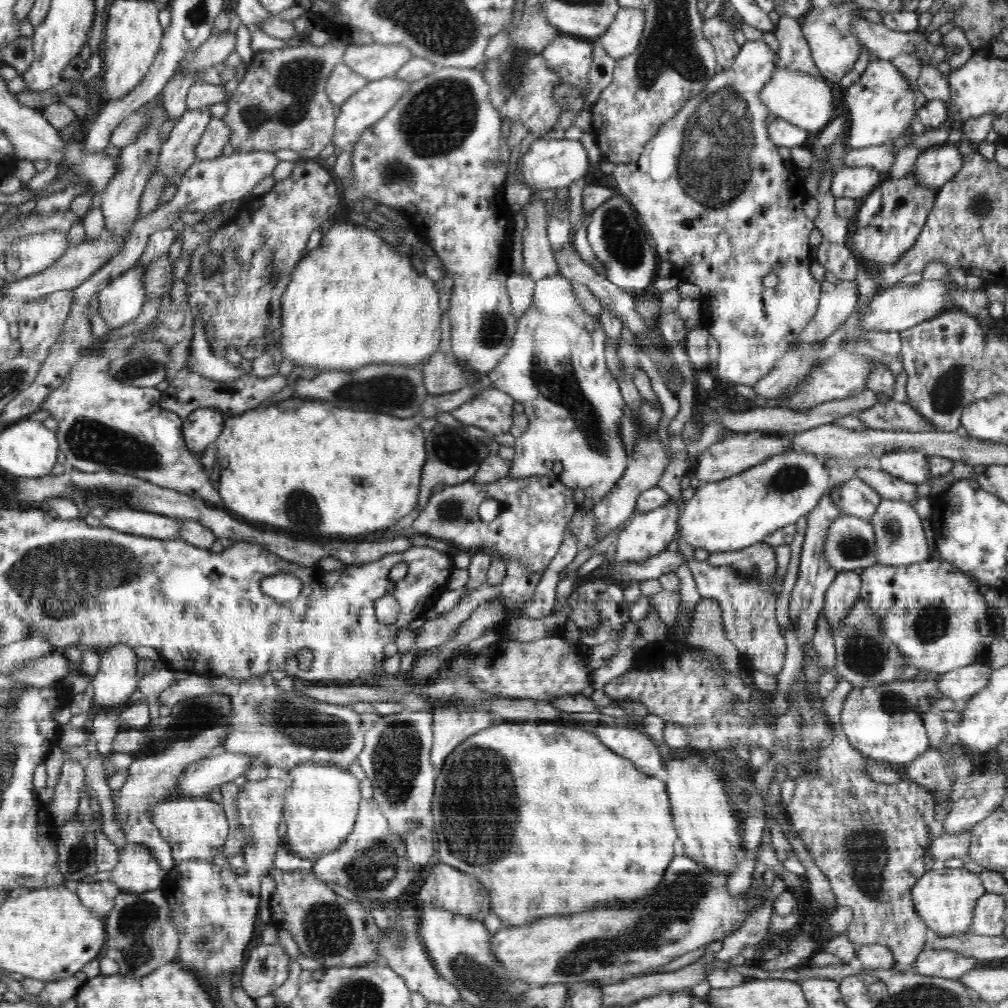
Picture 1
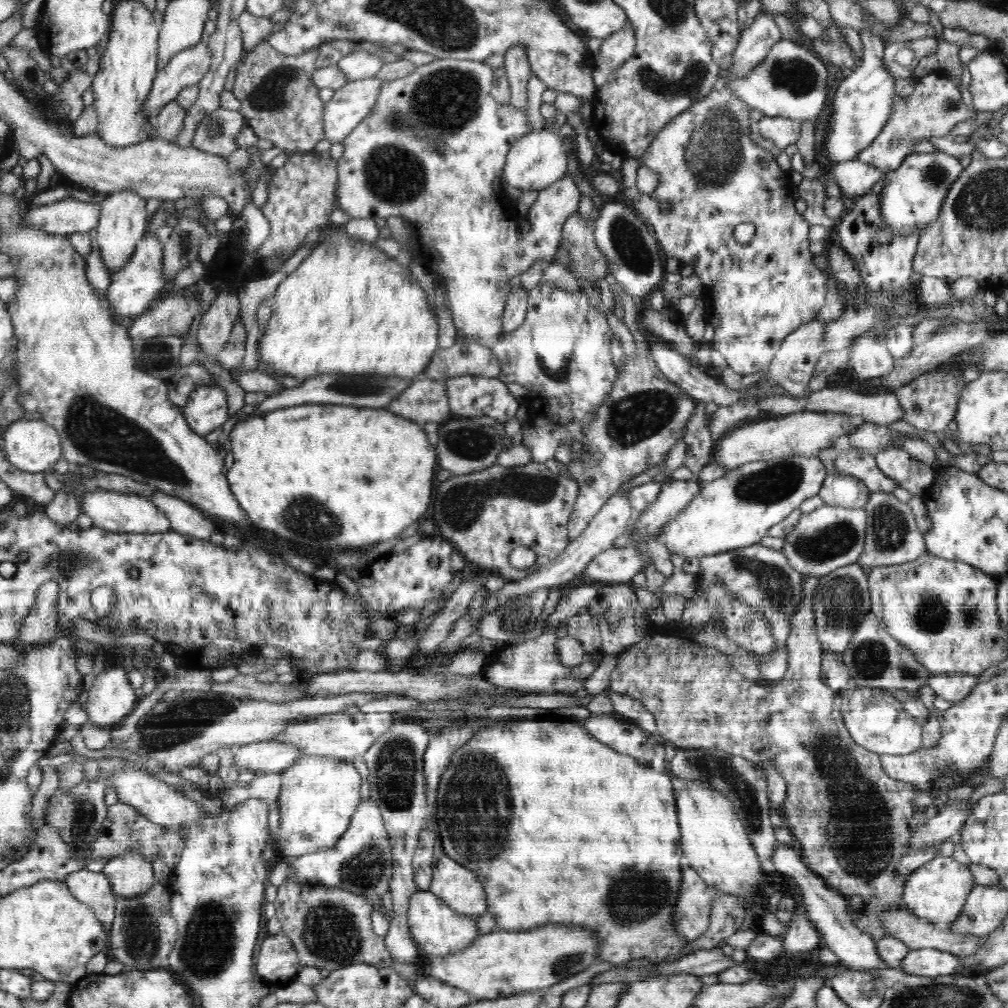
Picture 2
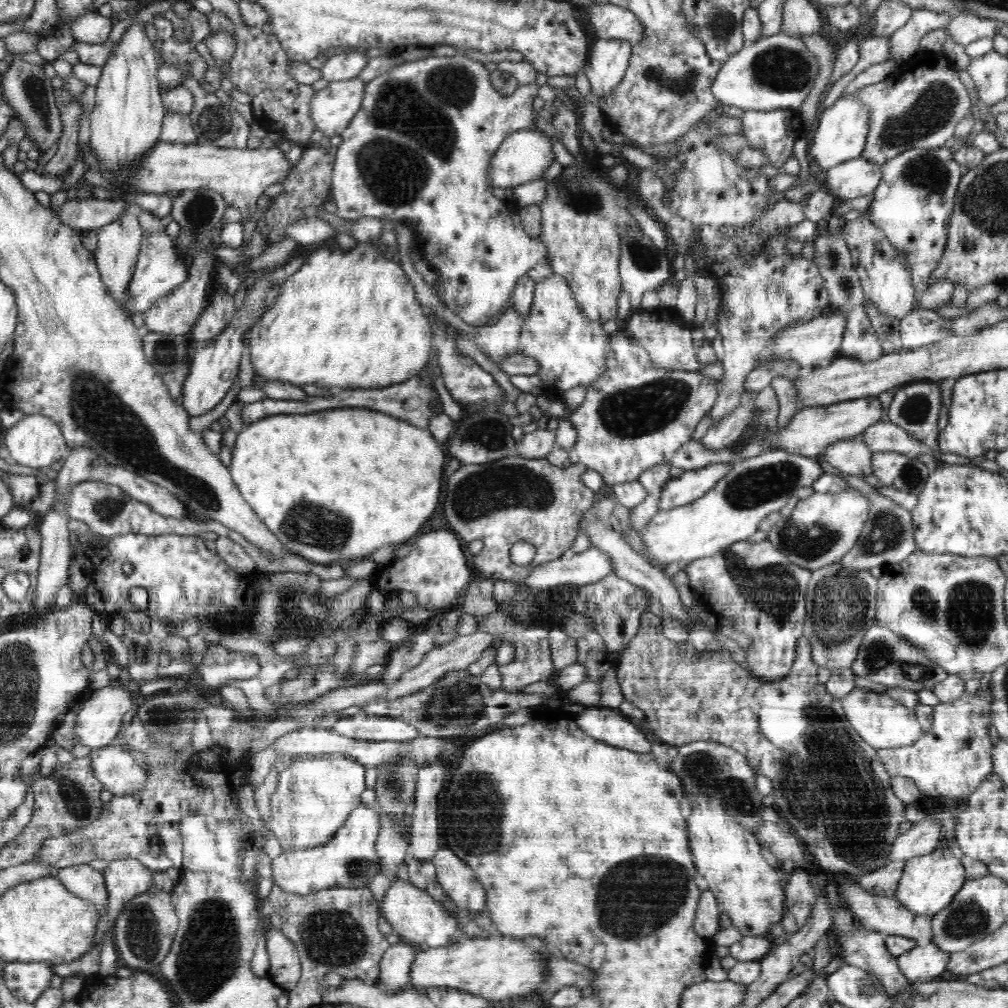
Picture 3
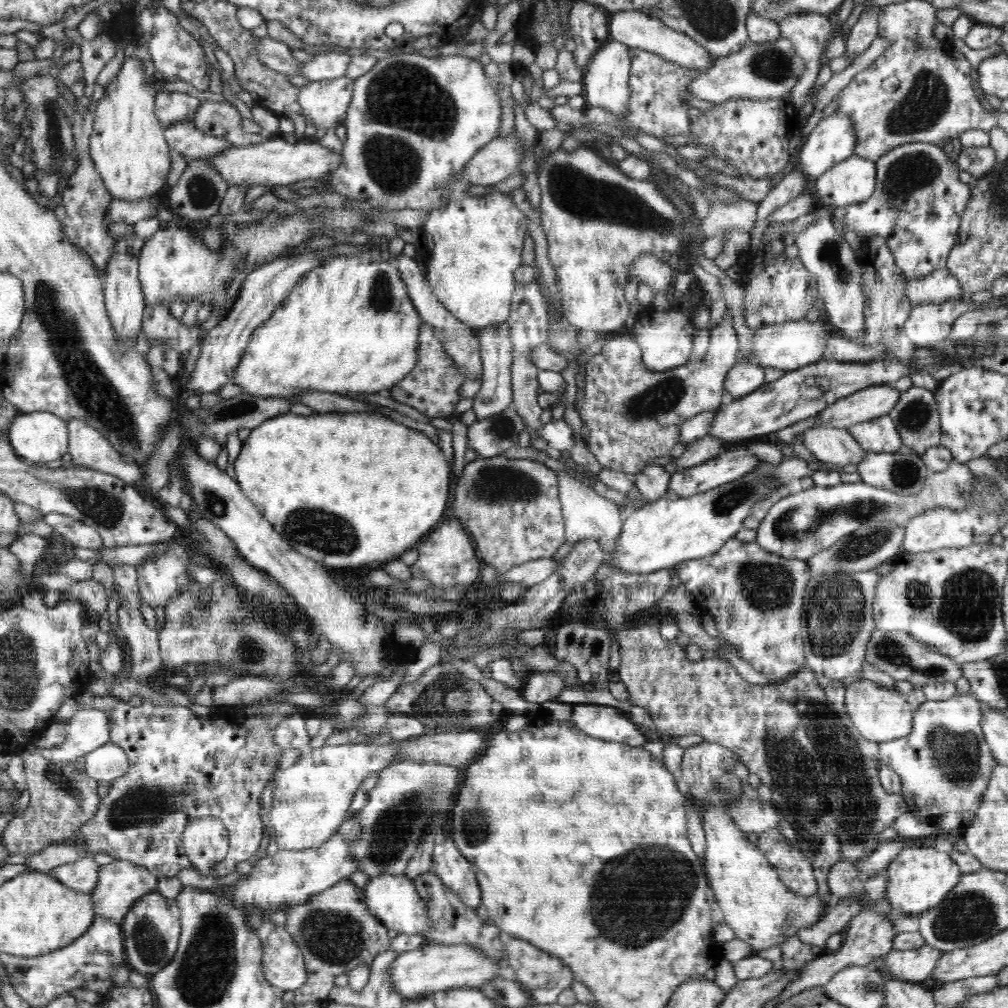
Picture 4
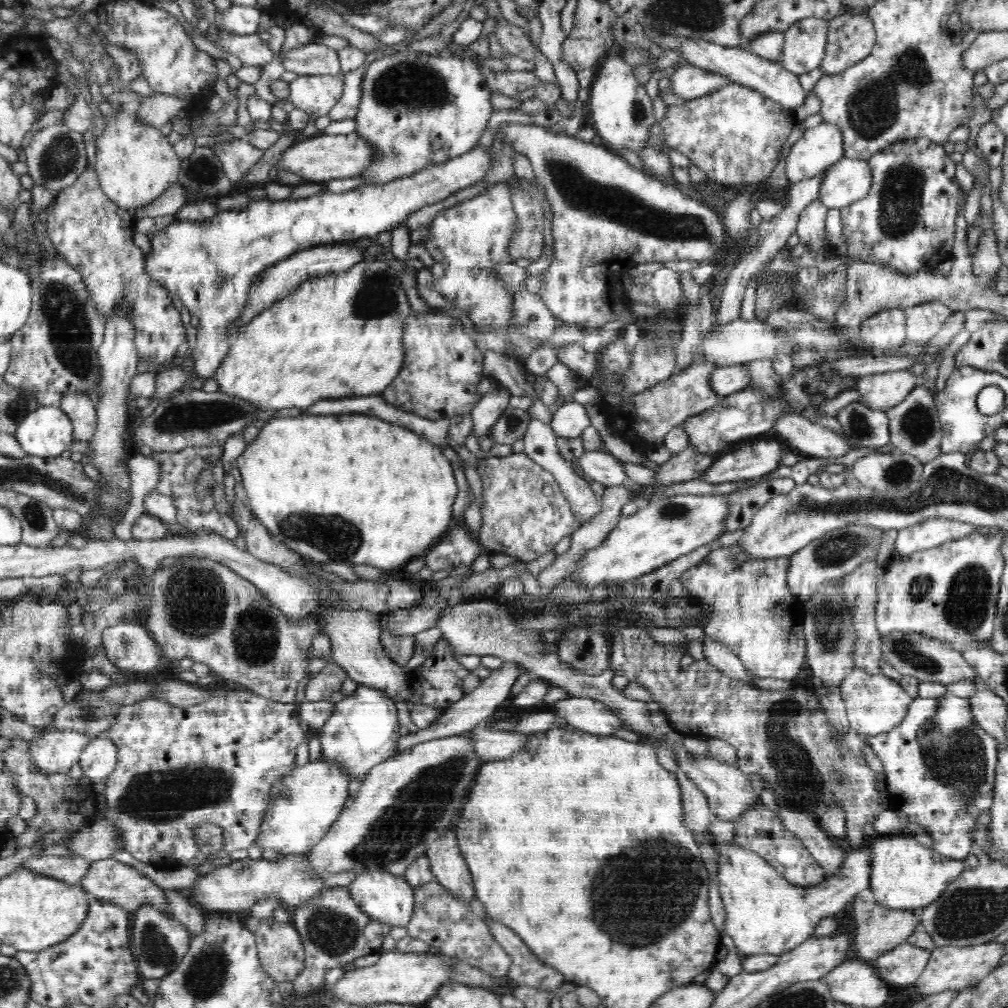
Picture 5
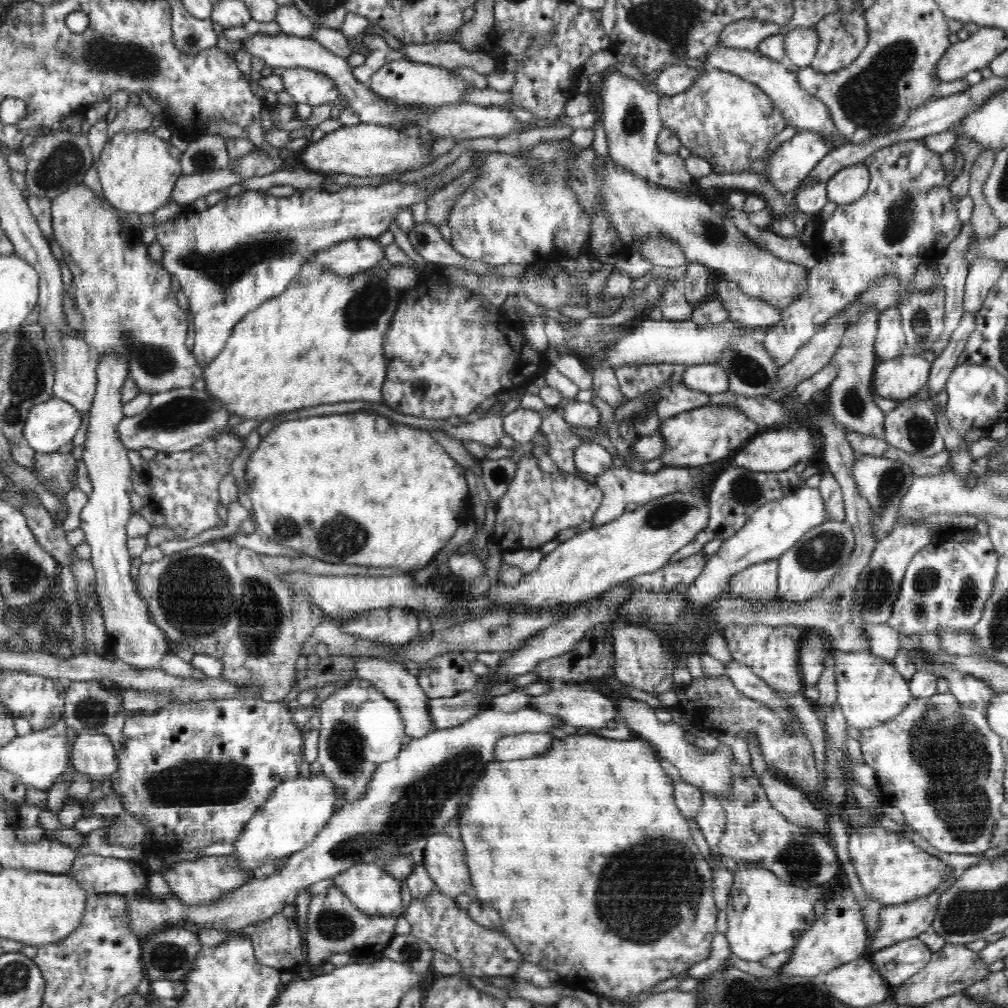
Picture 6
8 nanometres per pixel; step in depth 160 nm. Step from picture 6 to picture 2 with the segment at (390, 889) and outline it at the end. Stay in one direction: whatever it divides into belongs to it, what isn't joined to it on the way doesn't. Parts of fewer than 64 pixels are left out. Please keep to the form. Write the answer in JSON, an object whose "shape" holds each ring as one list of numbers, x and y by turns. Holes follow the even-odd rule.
{"shape":[[419,890,413,894,410,904,408,904,408,910,406,910,406,921,408,921,412,938,428,956,456,954,458,950,473,944,481,935,478,933,478,925,473,917,458,914,430,890]]}

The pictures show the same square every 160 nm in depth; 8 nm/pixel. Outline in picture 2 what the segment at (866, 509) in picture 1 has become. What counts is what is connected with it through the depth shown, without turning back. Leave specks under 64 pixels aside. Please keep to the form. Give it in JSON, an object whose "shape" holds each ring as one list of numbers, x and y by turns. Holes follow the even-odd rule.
{"shape":[[838,473,826,476,819,496,825,504,864,509,870,498,870,491,860,479]]}

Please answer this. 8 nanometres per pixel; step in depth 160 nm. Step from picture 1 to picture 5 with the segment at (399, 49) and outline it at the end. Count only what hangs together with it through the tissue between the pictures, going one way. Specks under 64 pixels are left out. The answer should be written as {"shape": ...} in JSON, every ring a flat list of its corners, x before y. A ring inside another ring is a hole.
{"shape":[[320,42,290,49,283,58,284,67,299,76,338,75,343,73,338,53]]}

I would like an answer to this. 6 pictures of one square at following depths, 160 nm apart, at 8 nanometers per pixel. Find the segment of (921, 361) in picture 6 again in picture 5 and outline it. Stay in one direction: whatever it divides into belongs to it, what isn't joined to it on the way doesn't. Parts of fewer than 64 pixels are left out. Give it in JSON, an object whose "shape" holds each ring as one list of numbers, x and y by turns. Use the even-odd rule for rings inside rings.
{"shape":[[909,370,894,371,860,377,855,390,860,393,860,404,885,411,902,402,916,384,920,384,918,375]]}

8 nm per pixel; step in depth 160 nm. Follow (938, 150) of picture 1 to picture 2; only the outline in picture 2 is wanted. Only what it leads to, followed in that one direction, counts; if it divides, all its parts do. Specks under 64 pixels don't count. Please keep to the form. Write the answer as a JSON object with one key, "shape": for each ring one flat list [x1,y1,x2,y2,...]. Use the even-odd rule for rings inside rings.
{"shape":[[941,151,930,152,930,154,910,154,898,169,888,171,882,178,884,186,880,192,880,208,884,223,890,226,895,234,920,234,924,232,926,226,930,226,936,218,940,218,938,214,942,212,942,201,950,186,963,170,958,158]]}

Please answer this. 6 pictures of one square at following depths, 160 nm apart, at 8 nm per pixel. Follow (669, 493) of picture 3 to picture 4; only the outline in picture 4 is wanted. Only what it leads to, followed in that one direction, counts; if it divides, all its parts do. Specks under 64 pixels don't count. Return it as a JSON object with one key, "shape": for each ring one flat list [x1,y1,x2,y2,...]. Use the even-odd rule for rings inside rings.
{"shape":[[737,446,702,464,676,470,667,490,680,498,694,496,750,473,761,462,746,446]]}

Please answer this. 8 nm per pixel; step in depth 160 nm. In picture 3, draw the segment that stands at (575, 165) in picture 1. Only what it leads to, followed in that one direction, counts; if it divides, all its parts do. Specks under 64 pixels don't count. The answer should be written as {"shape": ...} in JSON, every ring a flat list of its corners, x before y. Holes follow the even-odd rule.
{"shape":[[518,130,508,135,494,154,490,167,488,167,490,183,498,188,510,188,542,179,542,174,555,160,551,140,537,130]]}

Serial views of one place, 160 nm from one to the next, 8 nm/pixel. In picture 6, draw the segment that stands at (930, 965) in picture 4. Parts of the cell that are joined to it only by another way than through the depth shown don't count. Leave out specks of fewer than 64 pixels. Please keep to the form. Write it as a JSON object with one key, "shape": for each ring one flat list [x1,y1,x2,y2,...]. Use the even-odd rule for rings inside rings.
{"shape":[[912,937,874,952,872,962,883,979,895,988,922,970,930,962,932,953,918,937]]}

